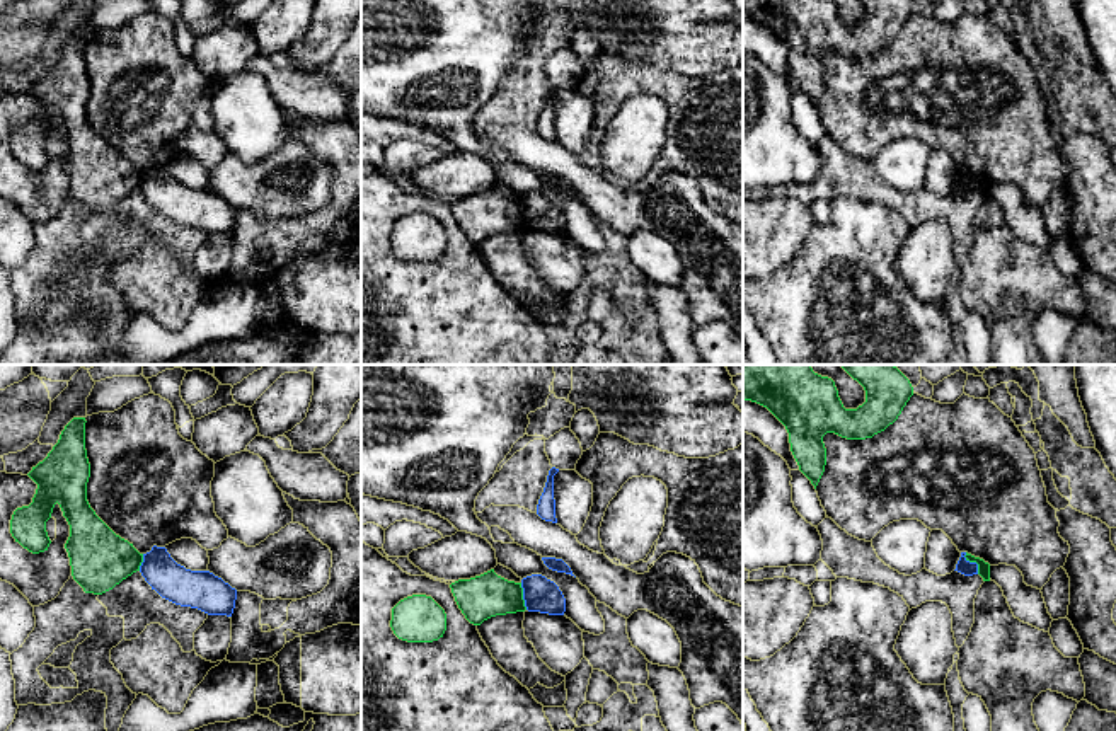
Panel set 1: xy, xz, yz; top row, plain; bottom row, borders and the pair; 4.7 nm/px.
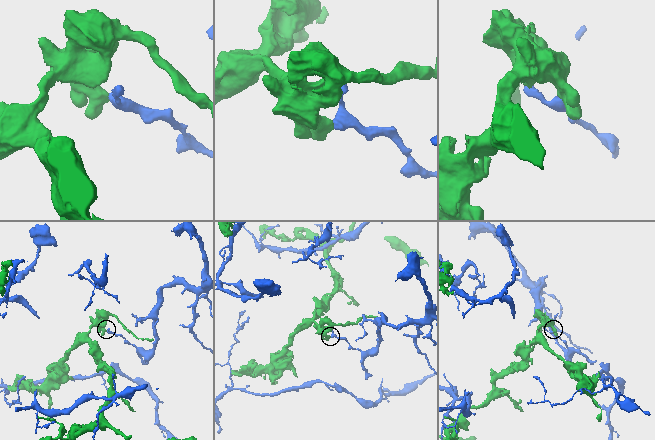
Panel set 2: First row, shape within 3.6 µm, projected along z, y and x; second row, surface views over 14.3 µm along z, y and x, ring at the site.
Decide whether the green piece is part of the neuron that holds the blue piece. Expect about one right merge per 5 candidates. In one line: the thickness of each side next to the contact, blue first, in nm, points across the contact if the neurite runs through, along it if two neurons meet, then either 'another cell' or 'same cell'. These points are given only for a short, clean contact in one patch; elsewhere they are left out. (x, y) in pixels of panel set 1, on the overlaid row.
70 nm thick on the blue side, 60 nm on the other; border along yz (965, 552), (977, 564), (978, 573); another cell

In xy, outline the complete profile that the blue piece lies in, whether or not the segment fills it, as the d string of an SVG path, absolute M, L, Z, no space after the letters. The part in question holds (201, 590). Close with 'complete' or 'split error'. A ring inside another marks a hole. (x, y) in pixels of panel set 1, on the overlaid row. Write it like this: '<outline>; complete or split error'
M165 547L143 554L140 573L162 598L198 608L208 615L232 617L237 590L210 571L191 571L177 564Z; complete

